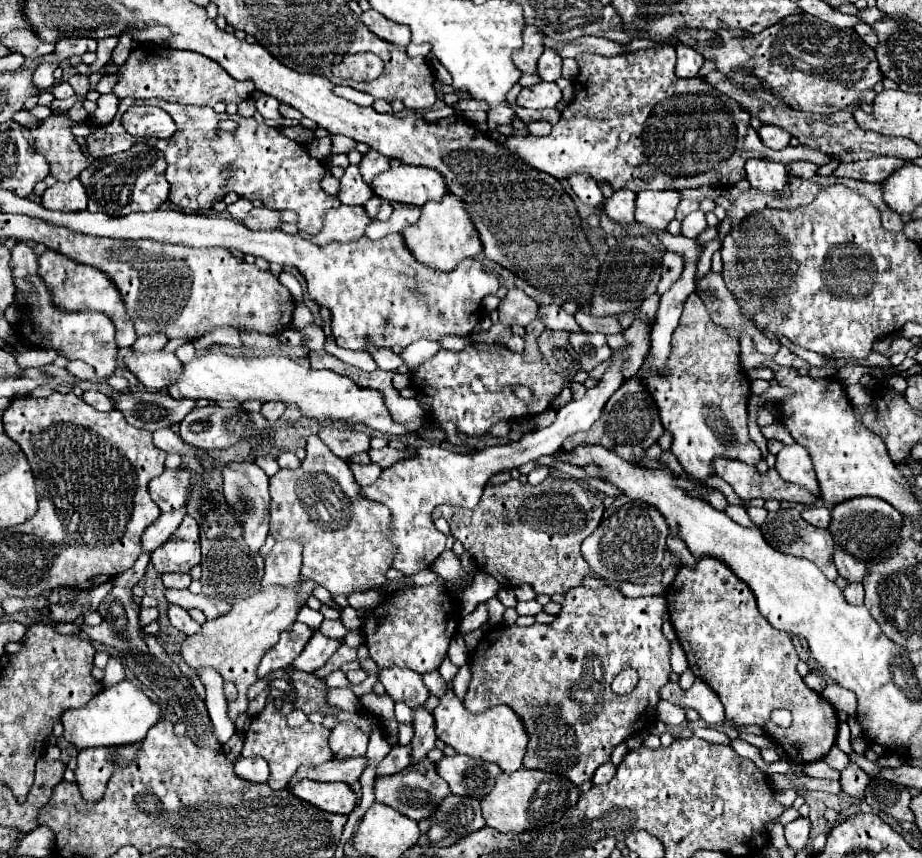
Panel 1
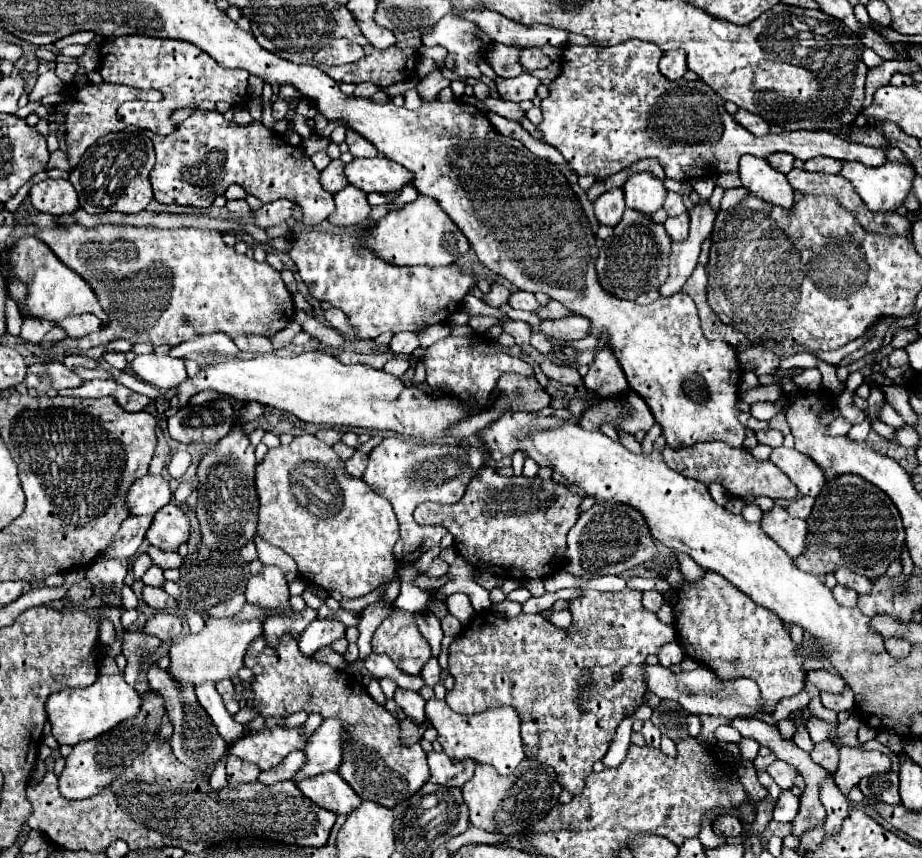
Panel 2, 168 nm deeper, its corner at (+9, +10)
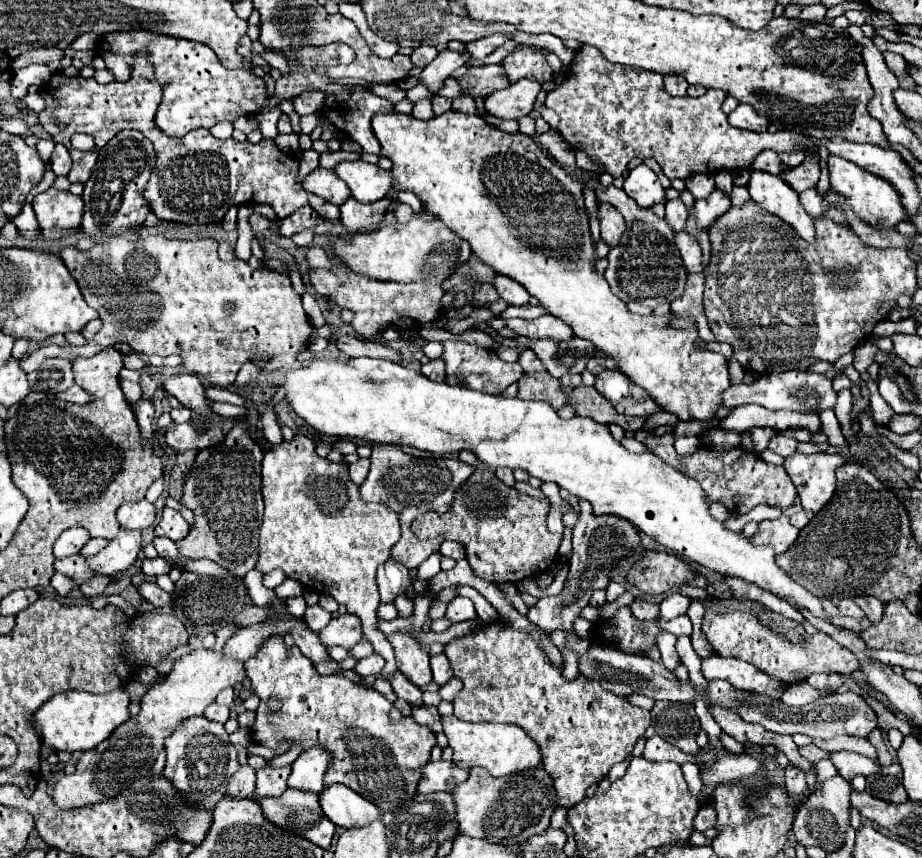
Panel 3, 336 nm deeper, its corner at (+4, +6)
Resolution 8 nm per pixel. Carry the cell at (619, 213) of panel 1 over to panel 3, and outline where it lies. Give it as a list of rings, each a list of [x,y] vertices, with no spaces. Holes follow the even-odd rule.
[[[607,203],[599,205],[599,223],[601,223],[603,241],[609,247],[619,243],[619,237],[623,235],[623,229],[625,229],[625,221],[623,221],[623,215],[613,205],[607,205]]]

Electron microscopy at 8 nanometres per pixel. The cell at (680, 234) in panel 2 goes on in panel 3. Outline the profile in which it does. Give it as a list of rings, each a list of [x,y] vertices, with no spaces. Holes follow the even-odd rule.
[[[677,231],[675,233],[675,245],[677,245],[689,273],[703,271],[701,247],[699,247],[699,243],[697,243],[697,239],[693,235],[689,235],[687,231]]]

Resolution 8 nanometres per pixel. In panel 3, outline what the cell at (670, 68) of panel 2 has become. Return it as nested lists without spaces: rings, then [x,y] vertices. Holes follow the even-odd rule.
[[[665,75],[665,91],[669,95],[685,95],[687,93],[687,79],[681,75]]]

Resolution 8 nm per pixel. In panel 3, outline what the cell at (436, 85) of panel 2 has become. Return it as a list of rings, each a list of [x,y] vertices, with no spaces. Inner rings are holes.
[[[441,51],[437,55],[437,59],[433,59],[423,71],[421,71],[421,83],[431,91],[431,95],[437,95],[439,89],[443,87],[443,83],[453,77],[453,71],[463,67],[469,61],[469,51],[465,53],[455,53],[455,51]]]

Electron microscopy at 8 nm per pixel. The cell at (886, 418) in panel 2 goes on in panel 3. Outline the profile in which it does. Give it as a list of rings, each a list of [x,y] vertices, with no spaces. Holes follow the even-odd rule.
[[[867,381],[867,387],[871,391],[871,411],[875,411],[875,423],[887,427],[887,423],[891,421],[891,417],[895,415],[893,409],[883,401],[883,397],[877,391],[877,383],[875,381]]]

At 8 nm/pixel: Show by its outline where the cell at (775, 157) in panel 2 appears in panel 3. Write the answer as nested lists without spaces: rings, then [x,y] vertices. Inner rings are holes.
[[[771,151],[759,153],[759,157],[755,159],[753,169],[763,169],[763,171],[767,171],[767,173],[771,173],[771,175],[779,175],[779,173],[785,171],[779,155],[777,155],[777,153],[771,153]]]

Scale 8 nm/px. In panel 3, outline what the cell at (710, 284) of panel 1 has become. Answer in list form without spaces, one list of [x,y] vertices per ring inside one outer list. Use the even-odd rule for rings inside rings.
[[[691,273],[685,283],[685,291],[681,297],[677,297],[671,303],[671,311],[679,315],[693,317],[699,325],[699,337],[703,341],[715,343],[715,335],[709,329],[709,323],[705,319],[705,309],[703,309],[703,287],[705,287],[705,275],[703,273]]]

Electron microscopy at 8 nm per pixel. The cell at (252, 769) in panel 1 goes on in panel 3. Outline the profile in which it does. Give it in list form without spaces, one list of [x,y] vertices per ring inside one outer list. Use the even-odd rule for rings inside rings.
[[[243,763],[233,777],[229,777],[227,793],[231,797],[249,797],[255,791],[255,769]]]

